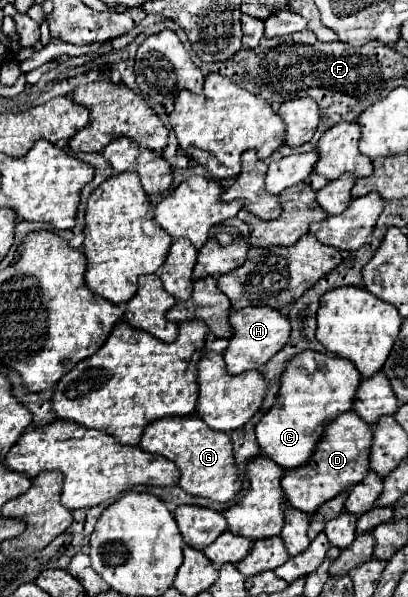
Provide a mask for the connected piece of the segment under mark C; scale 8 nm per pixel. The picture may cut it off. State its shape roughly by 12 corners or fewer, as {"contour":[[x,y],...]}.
{"contour":[[306,350],[256,426],[266,458],[310,462],[350,412],[352,362]]}

